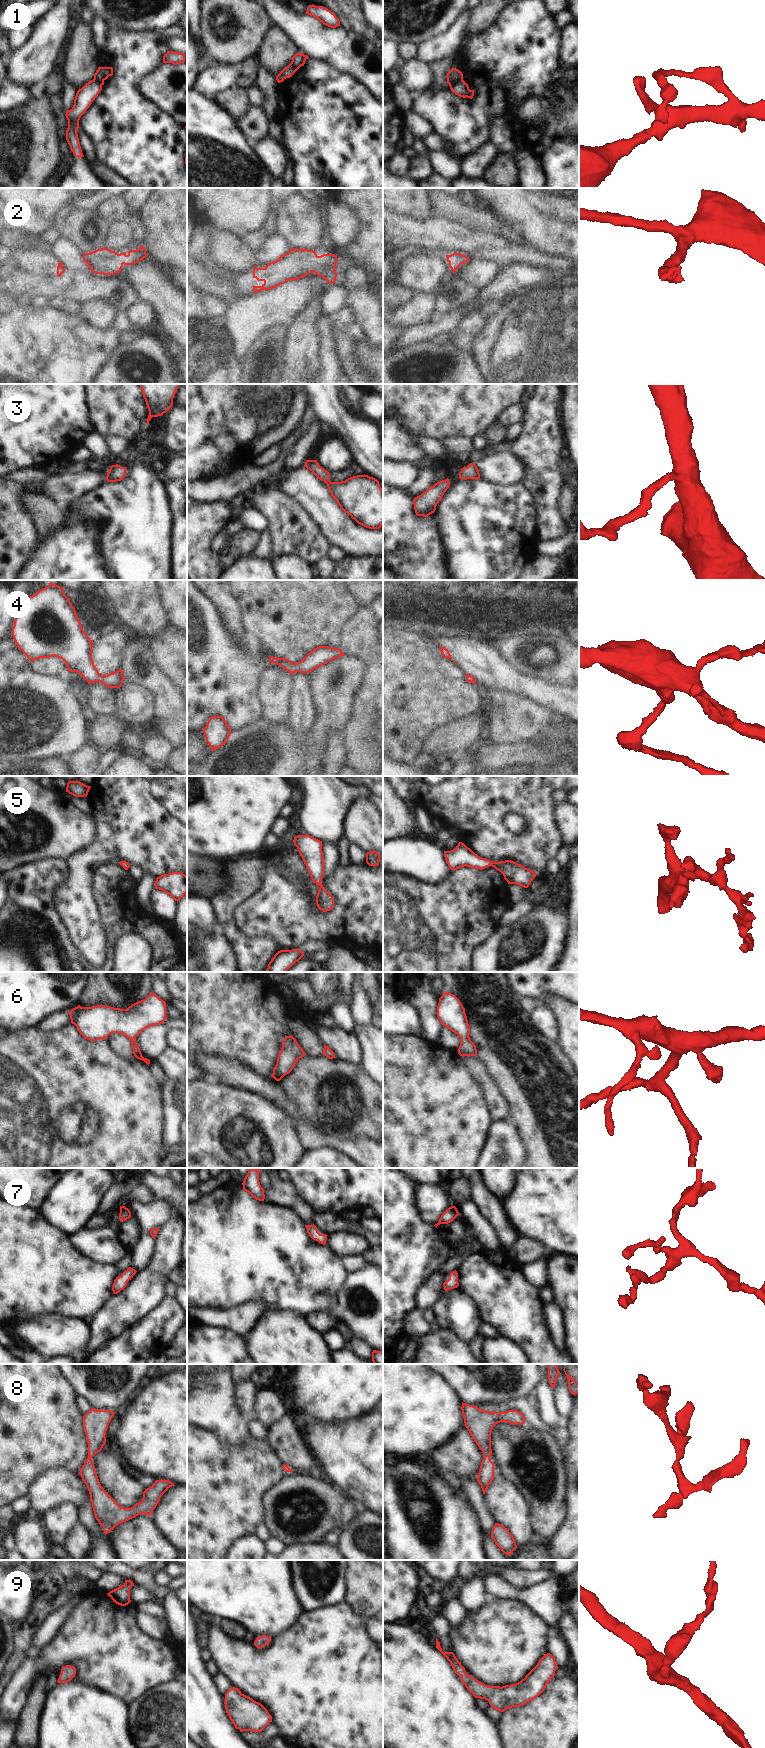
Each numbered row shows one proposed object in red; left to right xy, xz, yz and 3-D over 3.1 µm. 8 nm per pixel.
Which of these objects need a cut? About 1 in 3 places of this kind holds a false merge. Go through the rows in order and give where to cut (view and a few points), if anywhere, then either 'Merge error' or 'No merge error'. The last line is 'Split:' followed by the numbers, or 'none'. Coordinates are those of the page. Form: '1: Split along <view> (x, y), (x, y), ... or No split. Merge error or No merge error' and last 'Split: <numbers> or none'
1: Split along yz (462, 78), (450, 86). Merge error
2: No split. No merge error
3: No split. No merge error
4: No split. No merge error
5: No split. No merge error
6: No split. No merge error
7: No split. No merge error
8: No split. No merge error
9: No split. No merge error
Split: 1.

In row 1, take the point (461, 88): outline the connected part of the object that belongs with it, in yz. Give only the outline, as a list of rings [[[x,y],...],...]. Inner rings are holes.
[[[463,79],[450,86],[450,89],[453,93],[463,98],[472,99],[474,96],[474,90],[470,90],[468,84]]]

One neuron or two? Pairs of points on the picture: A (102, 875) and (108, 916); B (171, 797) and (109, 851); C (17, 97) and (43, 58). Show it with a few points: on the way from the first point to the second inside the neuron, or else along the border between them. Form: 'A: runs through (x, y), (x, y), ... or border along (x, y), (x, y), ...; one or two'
A: runs through (110, 885), (110, 906); one
B: runs through (156, 809), (138, 822), (124, 836); one
C: border along (10, 80), (27, 87); two

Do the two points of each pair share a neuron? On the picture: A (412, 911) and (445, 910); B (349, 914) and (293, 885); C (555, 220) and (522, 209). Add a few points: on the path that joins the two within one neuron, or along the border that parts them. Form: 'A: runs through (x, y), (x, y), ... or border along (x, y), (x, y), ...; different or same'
A: border along (447, 902), (440, 907), (437, 931); different
B: runs through (334, 916), (319, 916), (303, 900); same
C: runs through (547, 220), (540, 220), (530, 213); same

